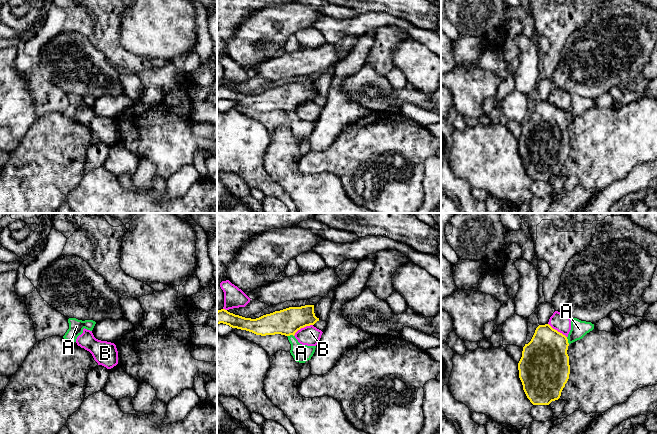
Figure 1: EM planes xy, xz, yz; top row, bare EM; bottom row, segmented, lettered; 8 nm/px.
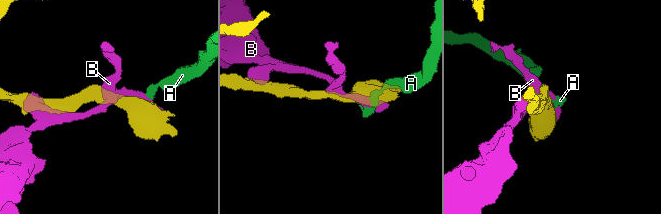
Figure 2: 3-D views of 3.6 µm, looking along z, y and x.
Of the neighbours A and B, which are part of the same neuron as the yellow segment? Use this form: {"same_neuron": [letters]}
{"same_neuron": []}

